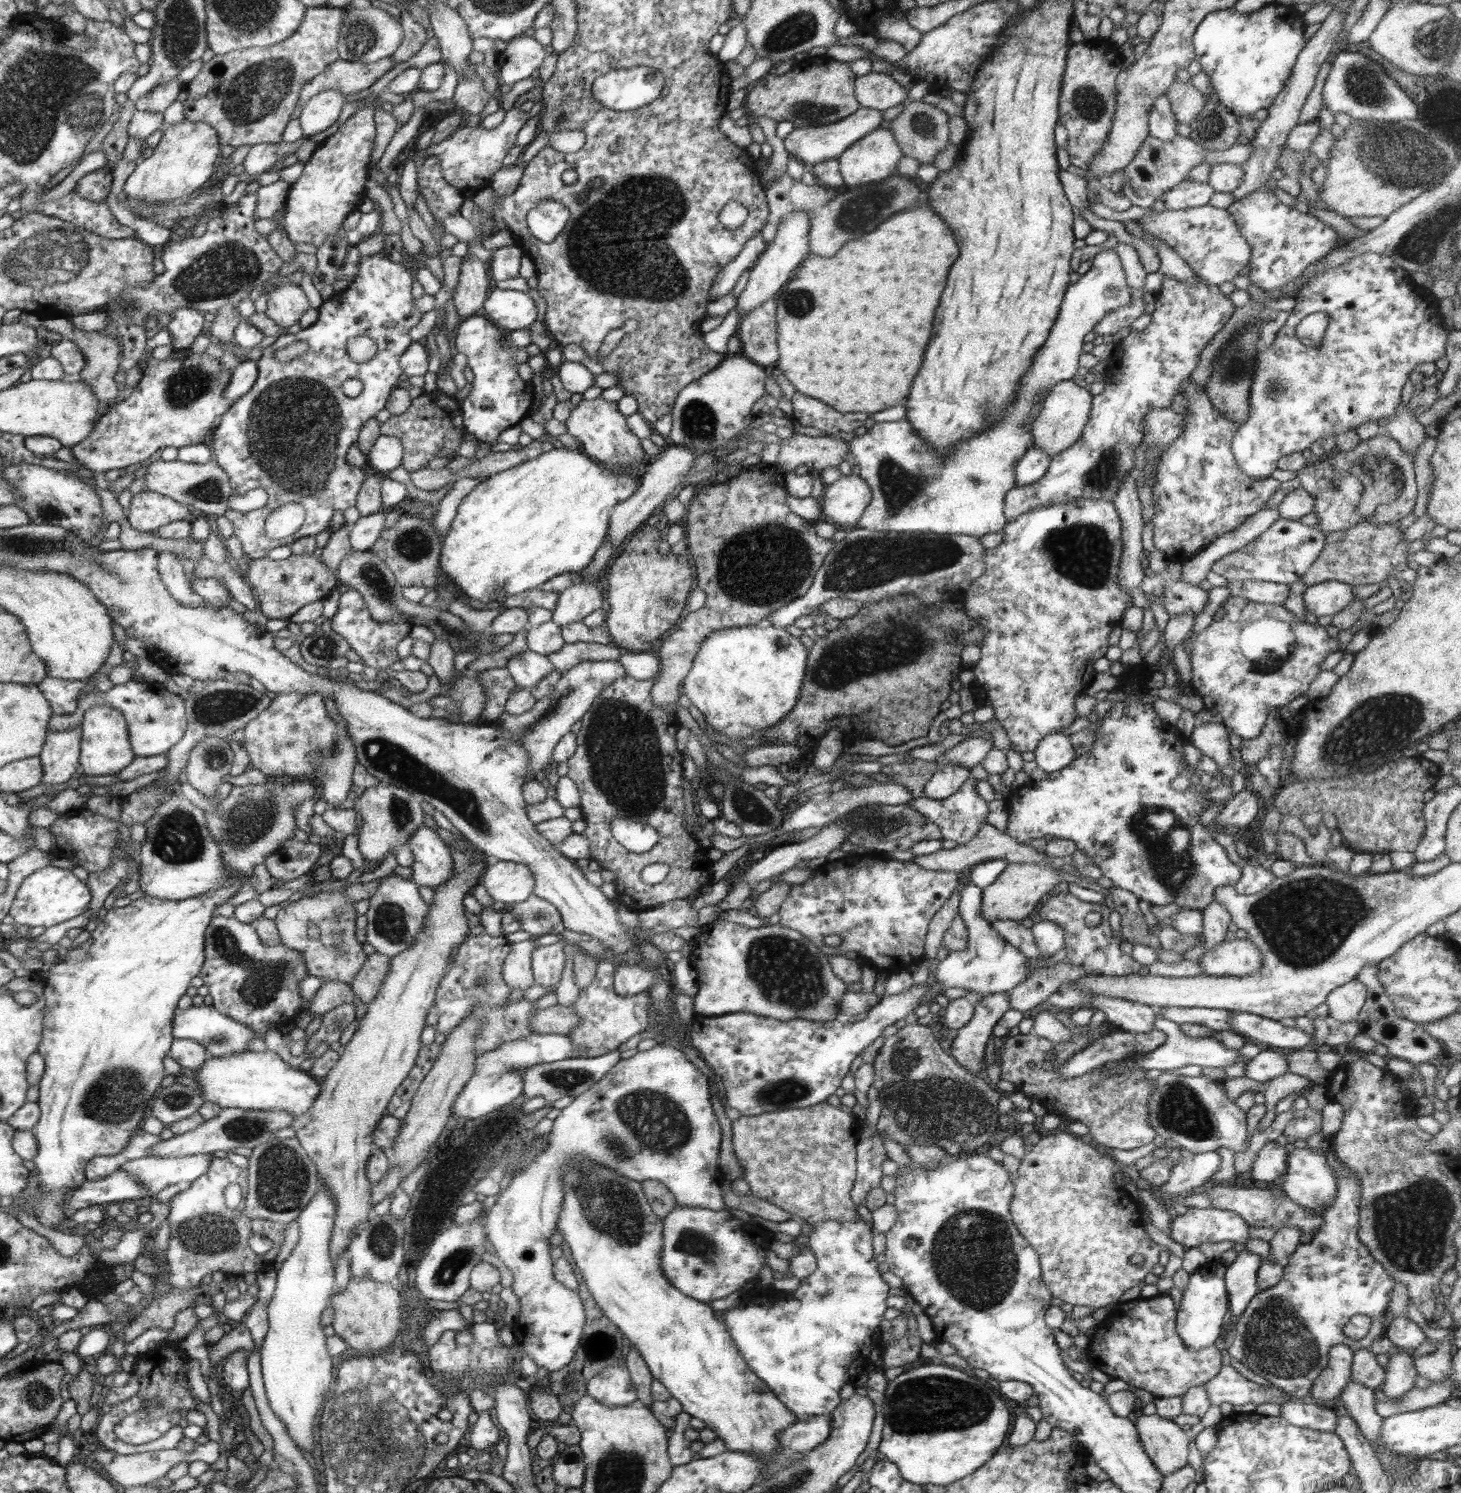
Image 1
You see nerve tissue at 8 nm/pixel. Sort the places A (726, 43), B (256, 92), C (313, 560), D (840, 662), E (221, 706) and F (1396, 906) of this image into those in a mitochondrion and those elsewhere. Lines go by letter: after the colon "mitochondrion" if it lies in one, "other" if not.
A: other
B: mitochondrion
C: other
D: mitochondrion
E: mitochondrion
F: other

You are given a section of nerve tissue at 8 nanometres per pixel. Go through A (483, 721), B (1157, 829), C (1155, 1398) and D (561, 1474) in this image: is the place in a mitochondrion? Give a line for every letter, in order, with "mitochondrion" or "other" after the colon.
A: other
B: mitochondrion
C: other
D: other

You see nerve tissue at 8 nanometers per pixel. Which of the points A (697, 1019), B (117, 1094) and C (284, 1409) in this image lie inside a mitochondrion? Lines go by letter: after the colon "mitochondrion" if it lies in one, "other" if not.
A: other
B: mitochondrion
C: other

